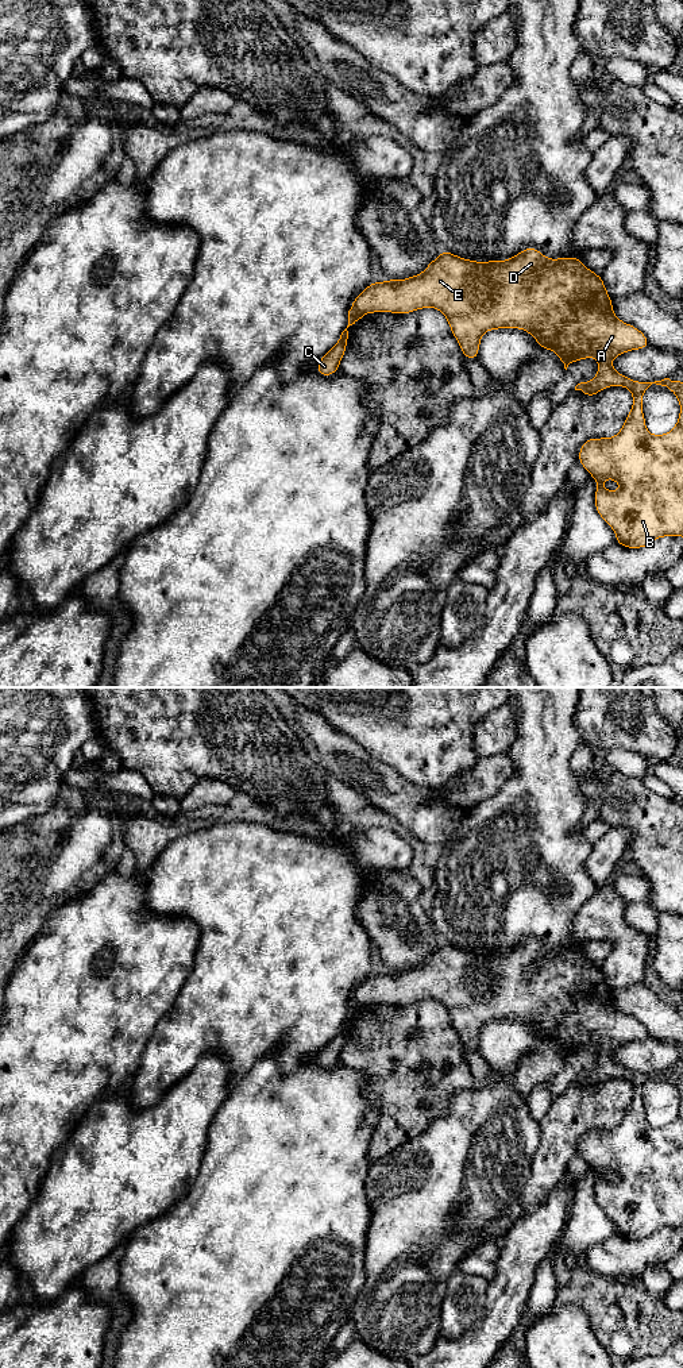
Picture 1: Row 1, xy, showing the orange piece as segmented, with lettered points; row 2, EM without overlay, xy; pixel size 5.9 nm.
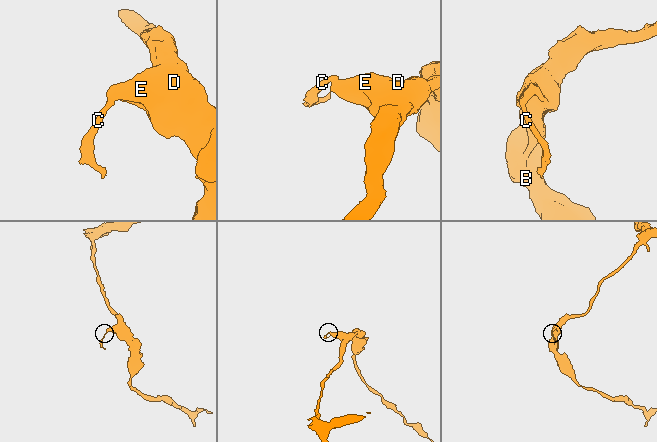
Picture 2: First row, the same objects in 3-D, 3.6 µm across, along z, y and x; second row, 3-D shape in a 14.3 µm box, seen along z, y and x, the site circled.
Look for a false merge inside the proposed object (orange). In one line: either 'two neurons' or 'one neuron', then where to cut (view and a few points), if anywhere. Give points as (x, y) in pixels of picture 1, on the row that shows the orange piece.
one neuron; no cut

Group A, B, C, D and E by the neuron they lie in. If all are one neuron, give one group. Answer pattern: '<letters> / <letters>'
A B C D E

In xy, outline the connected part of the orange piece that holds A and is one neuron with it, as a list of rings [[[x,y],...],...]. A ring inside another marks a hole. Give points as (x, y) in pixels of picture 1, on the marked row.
[[[528,247],[506,261],[475,262],[443,250],[418,275],[402,281],[389,278],[386,282],[371,282],[352,301],[347,328],[364,313],[404,315],[431,307],[444,313],[468,359],[476,361],[482,335],[499,328],[528,331],[541,350],[556,352],[566,370],[575,361],[595,357],[599,366],[595,378],[578,384],[575,390],[594,397],[609,386],[625,386],[633,394],[633,406],[614,438],[590,438],[580,446],[579,463],[598,482],[595,509],[614,531],[617,544],[643,548],[657,537],[683,536],[683,381],[664,378],[638,382],[616,371],[613,358],[647,348],[649,340],[634,325],[614,315],[611,301],[602,275],[587,269],[579,258],[549,259],[537,248]],[[652,384],[672,390],[680,404],[678,424],[665,435],[651,435],[645,427],[643,394]],[[605,478],[617,481],[621,489],[609,492],[602,485]]]

